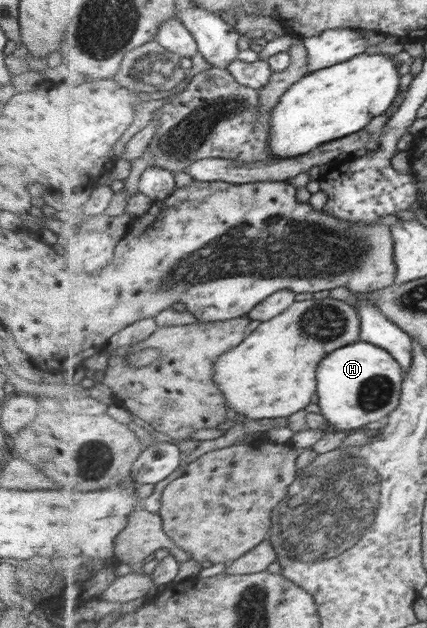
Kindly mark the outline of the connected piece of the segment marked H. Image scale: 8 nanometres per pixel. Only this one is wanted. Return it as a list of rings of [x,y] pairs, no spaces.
[[[355,342],[330,353],[320,363],[317,370],[318,388],[316,391],[317,404],[320,407],[320,413],[329,423],[329,430],[359,429],[367,423],[387,418],[392,411],[399,407],[404,374],[404,367],[400,364],[400,361],[397,361],[396,357],[393,357],[392,353],[389,353],[389,350],[369,342]]]

